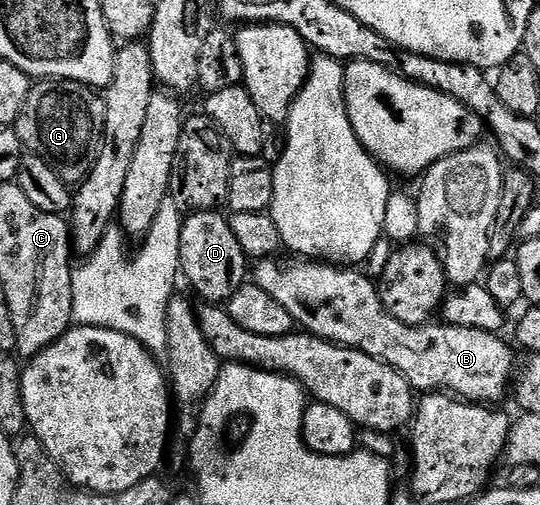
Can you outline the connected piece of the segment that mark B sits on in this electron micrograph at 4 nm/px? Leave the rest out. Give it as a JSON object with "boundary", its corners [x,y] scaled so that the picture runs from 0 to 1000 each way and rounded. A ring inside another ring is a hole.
{"boundary":[[[519,509],[483,511],[470,529],[470,556],[485,572],[493,572],[493,580],[500,580],[507,596],[517,596],[528,608],[530,620],[537,620],[543,642],[556,646],[557,640],[563,646],[557,650],[569,661],[624,679],[628,687],[669,695],[722,723],[731,735],[744,739],[744,747],[752,747],[752,754],[770,778],[835,776],[869,798],[898,802],[924,800],[924,790],[939,774],[943,780],[952,758],[952,737],[959,727],[959,711],[956,719],[946,691],[926,673],[924,661],[893,651],[828,644],[761,648],[737,636],[737,628],[730,628],[713,612],[702,566],[672,535],[639,533],[591,517],[541,519],[548,521],[533,521],[526,529]]]}

